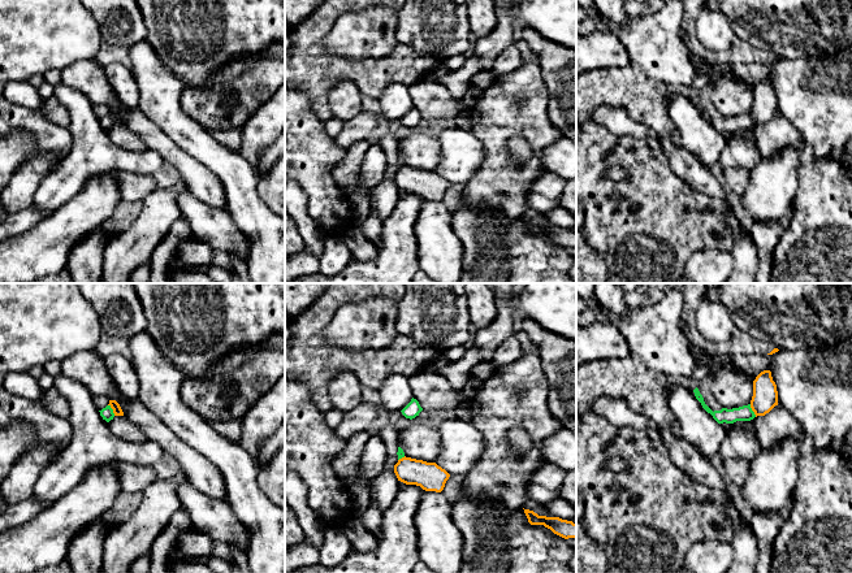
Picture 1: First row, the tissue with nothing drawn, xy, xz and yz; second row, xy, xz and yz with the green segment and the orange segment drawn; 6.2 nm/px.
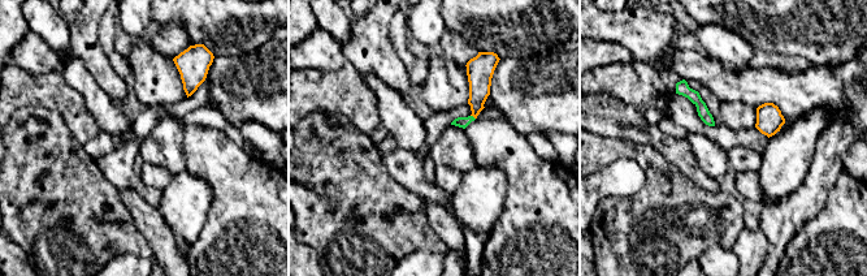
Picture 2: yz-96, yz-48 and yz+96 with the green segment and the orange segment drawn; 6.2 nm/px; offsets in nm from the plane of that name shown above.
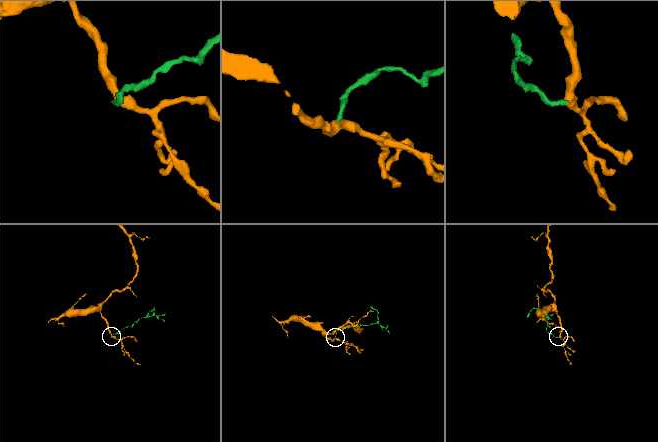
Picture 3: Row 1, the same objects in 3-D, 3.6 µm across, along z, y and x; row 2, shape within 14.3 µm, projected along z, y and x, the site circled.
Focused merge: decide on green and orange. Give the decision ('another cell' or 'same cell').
another cell

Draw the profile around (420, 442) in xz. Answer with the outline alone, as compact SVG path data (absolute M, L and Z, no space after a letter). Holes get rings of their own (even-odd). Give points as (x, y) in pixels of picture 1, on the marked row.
M411 422L398 429L398 443L406 457L434 463L440 453L437 427Z

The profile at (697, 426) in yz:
M669 385L667 401L674 420L680 425L682 438L692 443L706 460L719 453L726 429L702 408L695 392L683 386Z

